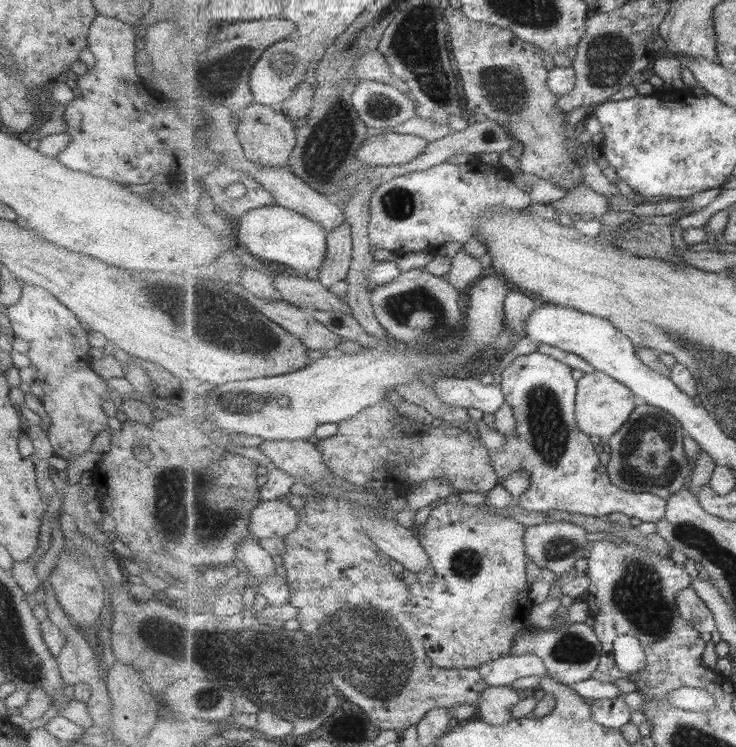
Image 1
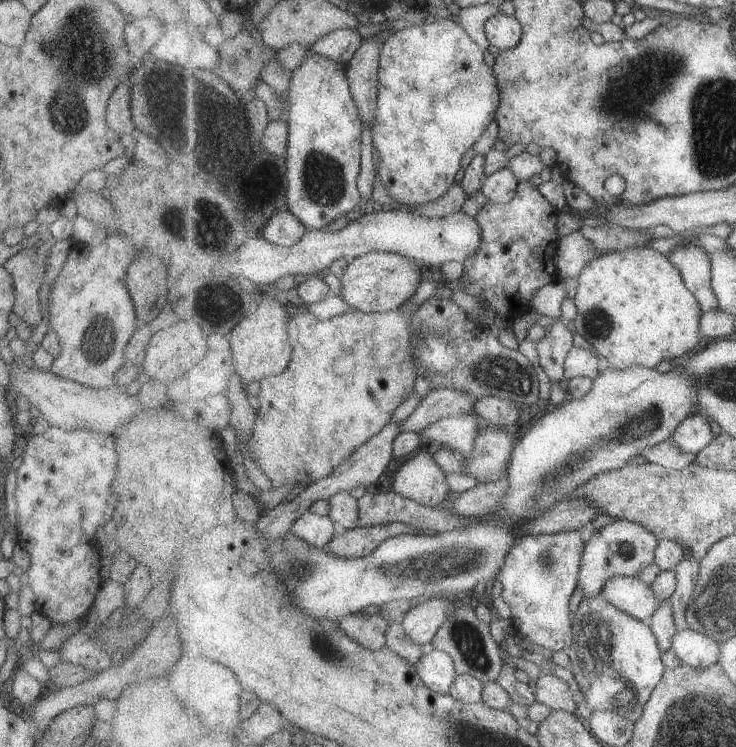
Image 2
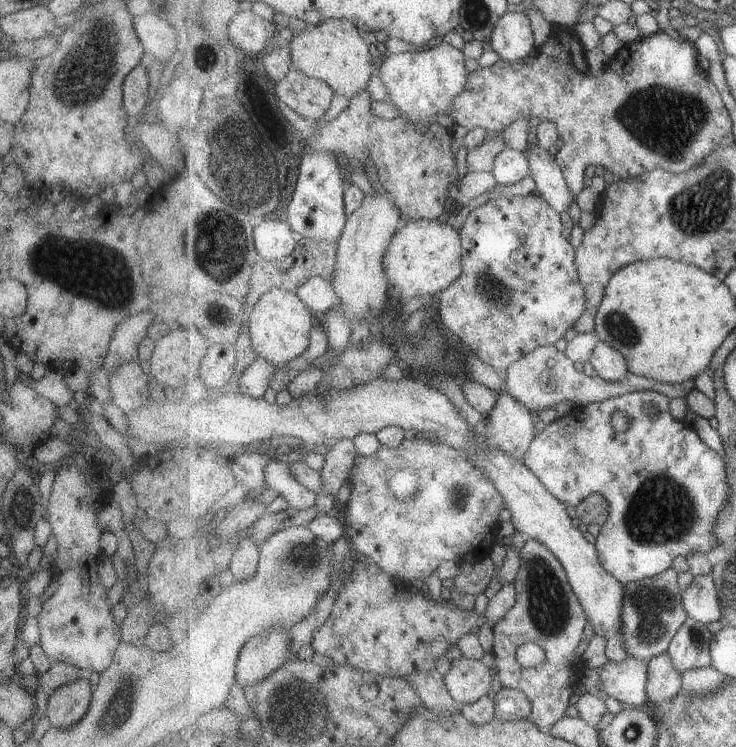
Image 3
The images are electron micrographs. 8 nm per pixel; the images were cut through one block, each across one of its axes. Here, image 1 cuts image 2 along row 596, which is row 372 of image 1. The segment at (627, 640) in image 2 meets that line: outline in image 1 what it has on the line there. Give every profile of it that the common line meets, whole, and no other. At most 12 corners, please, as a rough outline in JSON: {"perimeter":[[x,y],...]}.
{"perimeter":[[606,372],[578,380],[576,413],[588,435],[610,438],[640,403]]}

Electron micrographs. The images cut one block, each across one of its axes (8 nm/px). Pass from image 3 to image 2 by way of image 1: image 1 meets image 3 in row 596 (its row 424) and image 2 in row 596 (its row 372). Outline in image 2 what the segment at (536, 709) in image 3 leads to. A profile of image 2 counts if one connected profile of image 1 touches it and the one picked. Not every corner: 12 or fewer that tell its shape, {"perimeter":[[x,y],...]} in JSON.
{"perimeter":[[578,531],[517,541],[497,579],[515,629],[561,652],[586,547]]}

